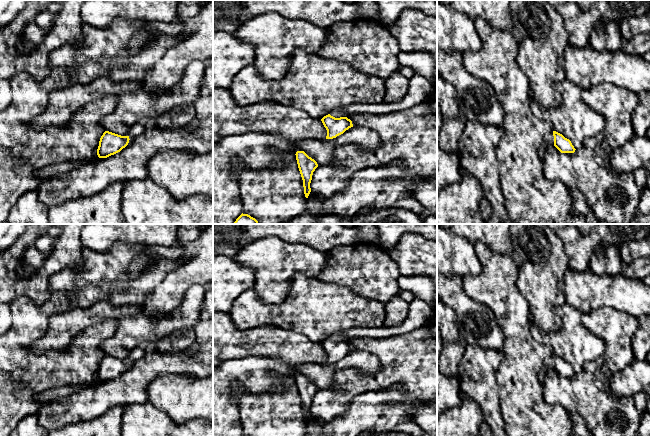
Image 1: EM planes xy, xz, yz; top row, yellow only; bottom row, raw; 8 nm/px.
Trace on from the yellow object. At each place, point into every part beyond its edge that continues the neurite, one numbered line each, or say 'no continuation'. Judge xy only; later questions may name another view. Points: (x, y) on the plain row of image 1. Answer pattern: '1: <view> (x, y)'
no continuation

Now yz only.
1: yz (548, 362)

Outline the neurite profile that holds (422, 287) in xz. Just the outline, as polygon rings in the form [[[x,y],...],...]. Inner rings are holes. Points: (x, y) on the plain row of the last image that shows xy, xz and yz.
[[[400,275],[397,284],[400,291],[409,291],[415,298],[425,301],[435,311],[437,310],[437,298],[435,286],[431,278],[427,276],[404,276]]]

